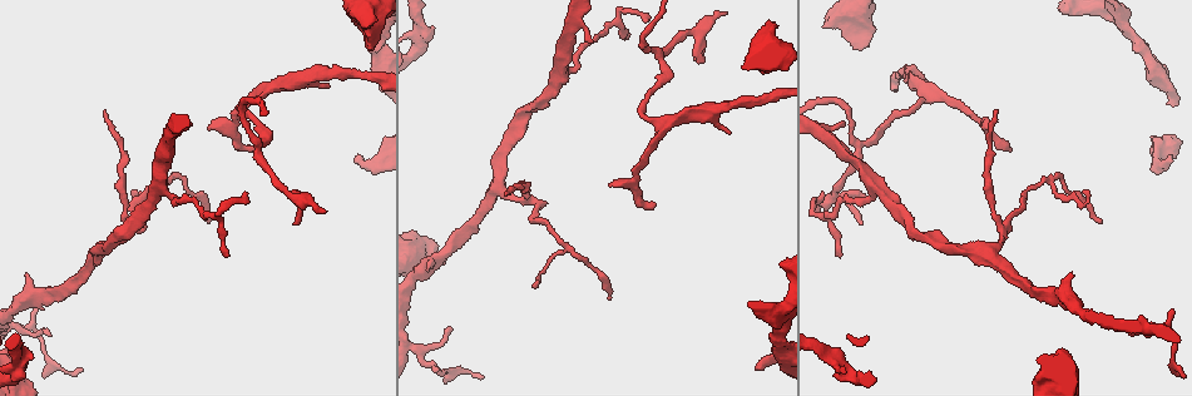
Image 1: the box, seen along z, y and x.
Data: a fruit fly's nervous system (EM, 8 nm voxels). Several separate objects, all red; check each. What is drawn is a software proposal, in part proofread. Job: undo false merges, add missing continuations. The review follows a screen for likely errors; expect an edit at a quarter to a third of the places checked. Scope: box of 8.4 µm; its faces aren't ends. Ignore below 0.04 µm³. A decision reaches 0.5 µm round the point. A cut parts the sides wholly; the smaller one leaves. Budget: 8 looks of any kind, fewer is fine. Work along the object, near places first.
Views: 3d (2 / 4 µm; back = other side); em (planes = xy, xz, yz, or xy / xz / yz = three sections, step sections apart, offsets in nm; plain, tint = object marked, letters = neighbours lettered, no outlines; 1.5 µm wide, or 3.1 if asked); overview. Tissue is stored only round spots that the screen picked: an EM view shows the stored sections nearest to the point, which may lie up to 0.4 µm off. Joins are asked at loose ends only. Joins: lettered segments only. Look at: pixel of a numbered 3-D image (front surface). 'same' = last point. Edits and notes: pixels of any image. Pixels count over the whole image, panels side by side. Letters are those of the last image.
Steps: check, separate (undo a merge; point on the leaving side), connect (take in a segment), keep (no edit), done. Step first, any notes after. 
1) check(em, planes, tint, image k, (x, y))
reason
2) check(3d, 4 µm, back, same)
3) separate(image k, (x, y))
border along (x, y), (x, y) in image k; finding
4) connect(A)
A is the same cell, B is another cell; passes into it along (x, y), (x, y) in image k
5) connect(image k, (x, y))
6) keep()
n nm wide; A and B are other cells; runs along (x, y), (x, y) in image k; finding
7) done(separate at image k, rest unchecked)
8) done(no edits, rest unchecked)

check(3d, 4 µm, image 1, (652, 202))
thin end

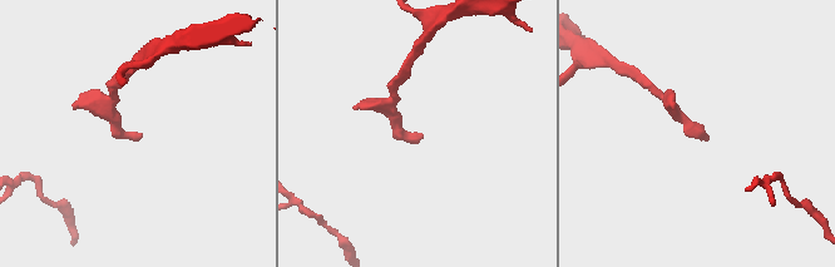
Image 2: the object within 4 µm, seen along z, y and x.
check(em, planes, letters, image 2, (422, 134))

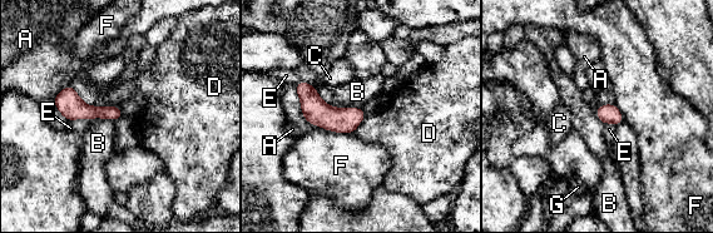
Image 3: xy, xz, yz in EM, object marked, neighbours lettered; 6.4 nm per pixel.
keep()
A, B, C, D, E, F and G are other cells; border along (89, 118), (75, 118), (70, 122) in image 3; none of them fits

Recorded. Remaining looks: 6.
check(3d, 2 µm, image 1, (833, 198))
abrupt turn

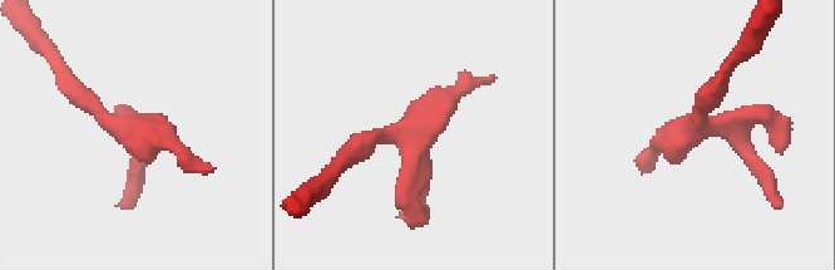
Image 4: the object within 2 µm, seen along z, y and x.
check(em, xz, step 4, tint, image 4, (400, 135))
need the tissue

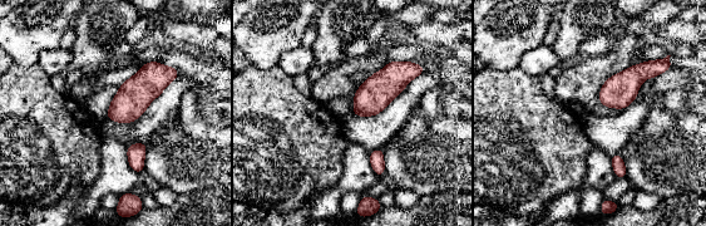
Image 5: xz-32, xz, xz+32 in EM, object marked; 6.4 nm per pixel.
check(em, planes, letters, same)
cut it another way

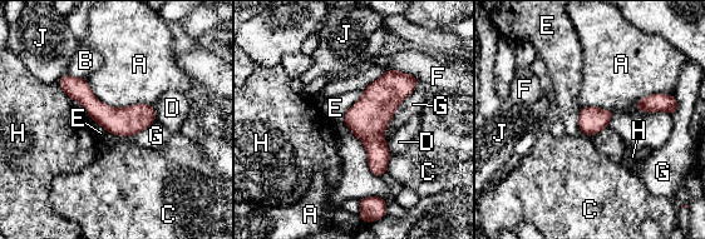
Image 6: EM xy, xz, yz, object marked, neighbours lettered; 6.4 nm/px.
keep()
A, B, C, D, E, F, G, H and J are other cells; border along (582, 106), (578, 129), (591, 137) in image 6; one cell here

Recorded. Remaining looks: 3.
check(em, xy, step 4, letters, image 1, (588, 41))
an open end

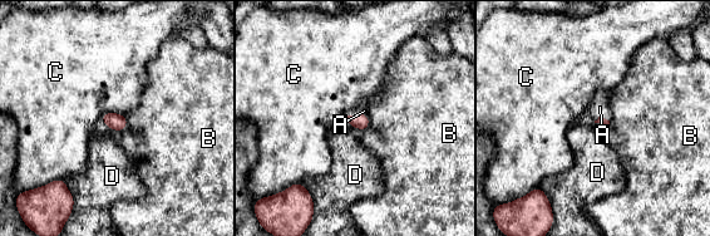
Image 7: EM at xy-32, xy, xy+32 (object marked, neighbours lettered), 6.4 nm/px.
connect(A)
A is the same cell, B, C and D are other cells; passes into it along (358, 121), (356, 113), (364, 111) in image 7; the cell continues

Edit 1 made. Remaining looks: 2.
done(connect at image 7, rest unchecked)

